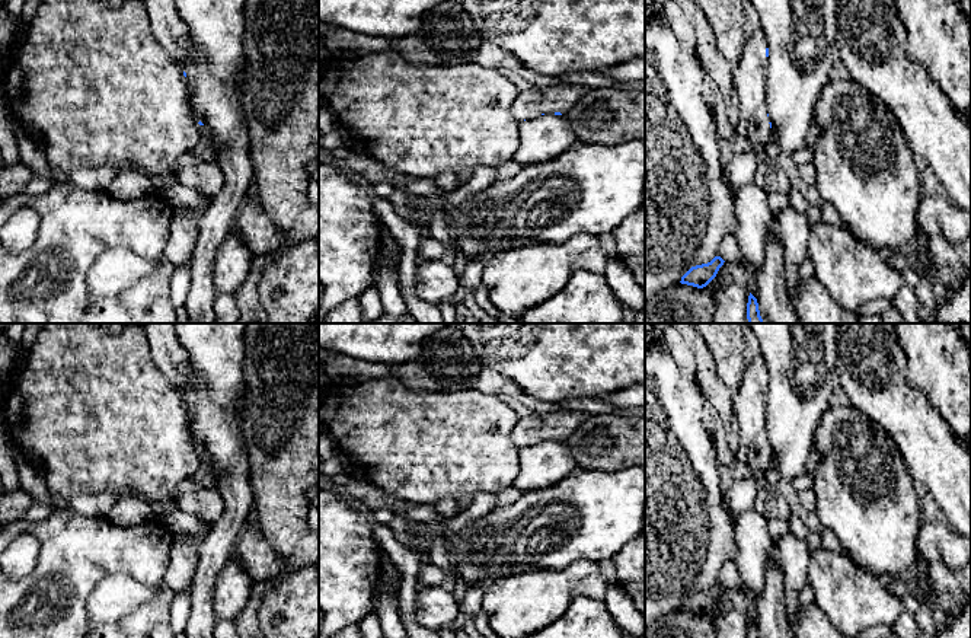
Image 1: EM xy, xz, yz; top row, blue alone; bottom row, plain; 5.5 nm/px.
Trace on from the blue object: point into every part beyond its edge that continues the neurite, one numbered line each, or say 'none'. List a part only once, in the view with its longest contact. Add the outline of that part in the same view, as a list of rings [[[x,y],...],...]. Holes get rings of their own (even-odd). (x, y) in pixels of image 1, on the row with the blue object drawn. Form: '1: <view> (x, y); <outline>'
1: yz (748, 73); [[[758,26],[732,66],[734,89],[740,98],[735,134],[748,138],[754,151],[767,147],[772,131],[766,105],[766,48],[766,36]]]

